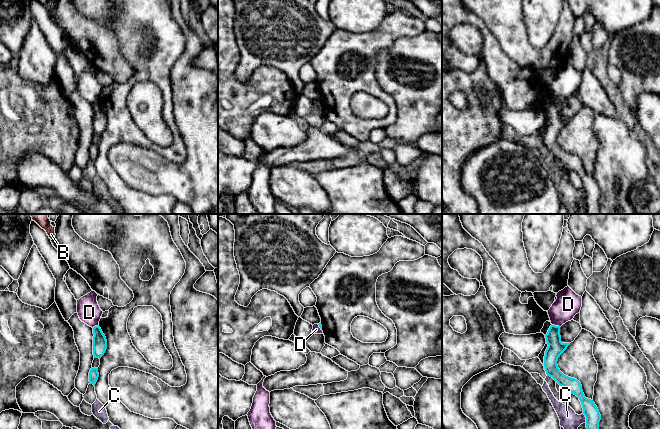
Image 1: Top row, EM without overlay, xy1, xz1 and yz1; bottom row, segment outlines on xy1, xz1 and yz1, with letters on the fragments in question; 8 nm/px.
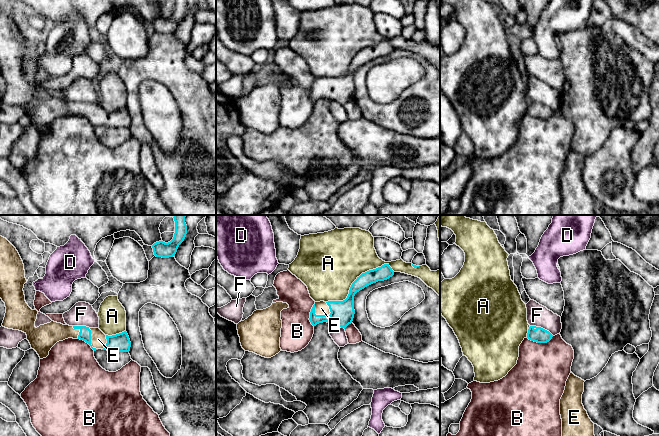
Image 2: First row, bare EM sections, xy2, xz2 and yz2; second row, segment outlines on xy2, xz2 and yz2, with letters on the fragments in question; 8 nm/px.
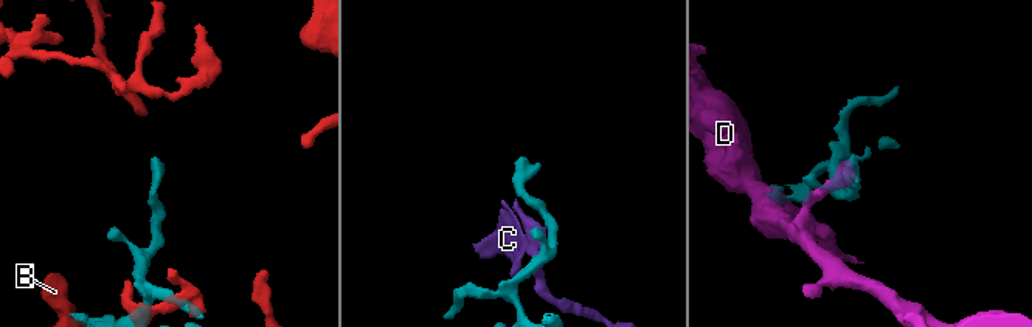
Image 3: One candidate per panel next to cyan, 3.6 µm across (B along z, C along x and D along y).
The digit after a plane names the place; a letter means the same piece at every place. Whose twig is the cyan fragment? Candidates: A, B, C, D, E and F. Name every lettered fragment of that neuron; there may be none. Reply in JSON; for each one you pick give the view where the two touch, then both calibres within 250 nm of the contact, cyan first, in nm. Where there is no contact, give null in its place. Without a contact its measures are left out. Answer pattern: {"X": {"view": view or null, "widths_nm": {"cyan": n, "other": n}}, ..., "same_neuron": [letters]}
{"E": {"view": "xz2", "widths_nm": {"cyan": 190, "other": 110}}, "same_neuron": ["E"]}

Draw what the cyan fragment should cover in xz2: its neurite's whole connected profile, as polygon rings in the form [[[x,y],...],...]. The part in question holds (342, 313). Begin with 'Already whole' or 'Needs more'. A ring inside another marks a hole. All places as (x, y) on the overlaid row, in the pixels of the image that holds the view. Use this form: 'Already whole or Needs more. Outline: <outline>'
Needs more. Outline: [[[384,264],[381,267],[362,273],[352,283],[349,294],[345,300],[315,302],[310,312],[309,320],[311,324],[316,326],[319,323],[327,322],[345,329],[352,323],[354,318],[355,294],[365,287],[378,281],[387,280],[393,275],[394,271],[389,264]]]

